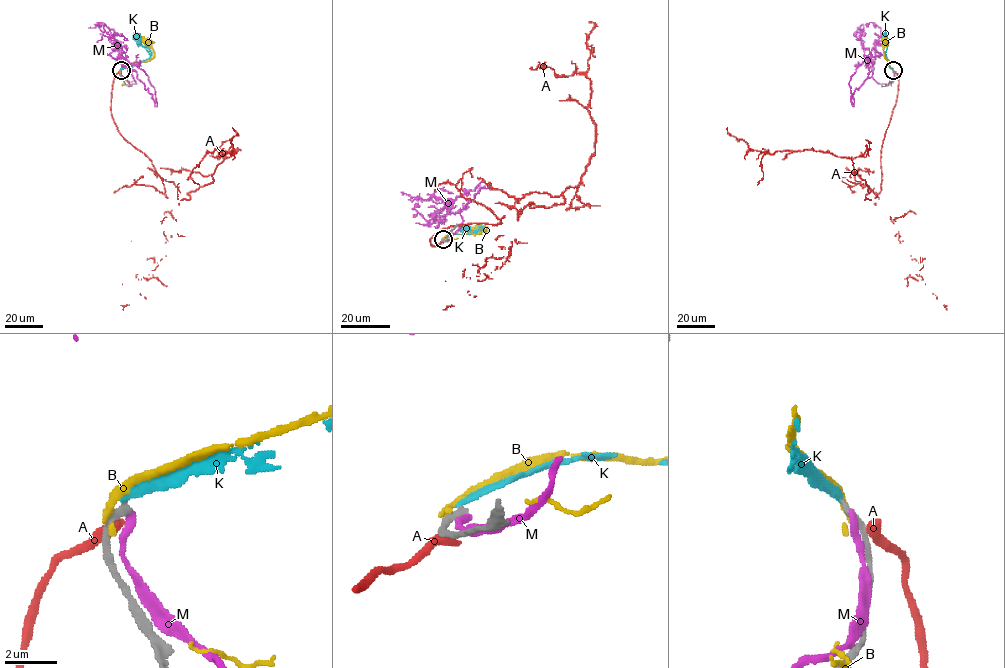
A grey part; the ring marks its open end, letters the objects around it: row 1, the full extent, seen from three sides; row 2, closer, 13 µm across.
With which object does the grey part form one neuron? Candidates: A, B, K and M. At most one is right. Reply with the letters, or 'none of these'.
none of these

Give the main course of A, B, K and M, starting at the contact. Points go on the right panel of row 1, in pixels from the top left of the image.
A: (894, 72), (880, 191), (840, 177), (851, 171), (875, 203), (851, 159), (826, 152), (768, 150), (757, 185)
B: (893, 70), (883, 54), (883, 42)
K: (892, 69), (886, 57), (885, 38)
M: (893, 70), (887, 85), (878, 83), (875, 47), (870, 53), (862, 47), (862, 29), (856, 39)

